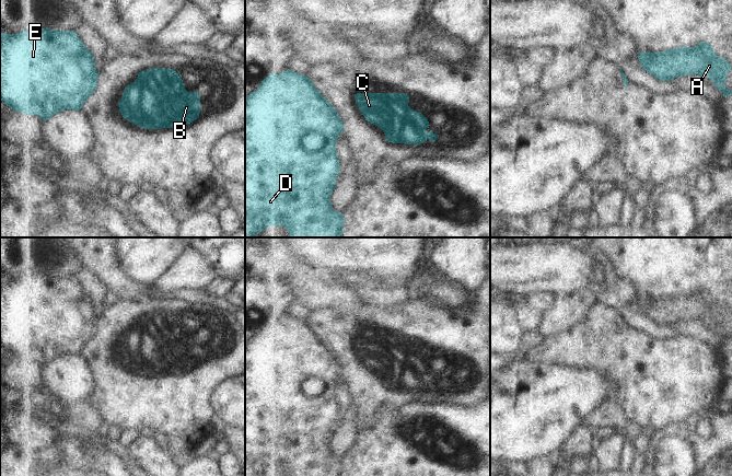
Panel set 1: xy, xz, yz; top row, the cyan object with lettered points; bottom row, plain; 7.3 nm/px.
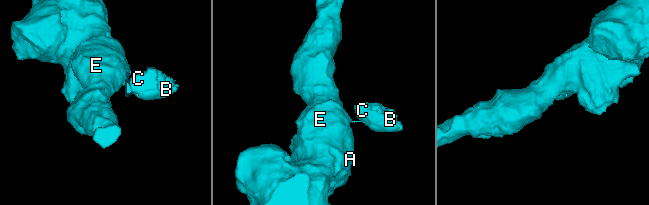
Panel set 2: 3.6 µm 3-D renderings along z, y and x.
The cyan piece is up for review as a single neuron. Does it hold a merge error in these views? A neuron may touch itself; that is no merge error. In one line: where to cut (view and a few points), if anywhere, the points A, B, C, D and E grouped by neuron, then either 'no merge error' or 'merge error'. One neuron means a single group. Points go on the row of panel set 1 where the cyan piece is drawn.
yz (622, 72), (625, 83) | A D E / B C | merge error

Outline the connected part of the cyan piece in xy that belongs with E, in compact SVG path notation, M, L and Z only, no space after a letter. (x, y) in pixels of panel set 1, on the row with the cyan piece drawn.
M25 30L16 34L0 32L0 100L11 109L37 115L44 121L66 109L79 111L97 88L95 60L74 31Z

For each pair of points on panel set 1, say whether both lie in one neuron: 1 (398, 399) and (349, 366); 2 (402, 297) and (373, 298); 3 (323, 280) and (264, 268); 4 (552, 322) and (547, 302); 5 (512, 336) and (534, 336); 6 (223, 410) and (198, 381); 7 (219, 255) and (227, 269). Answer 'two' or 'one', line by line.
1: one
2: one
3: one
4: two
5: two
6: two
7: one

